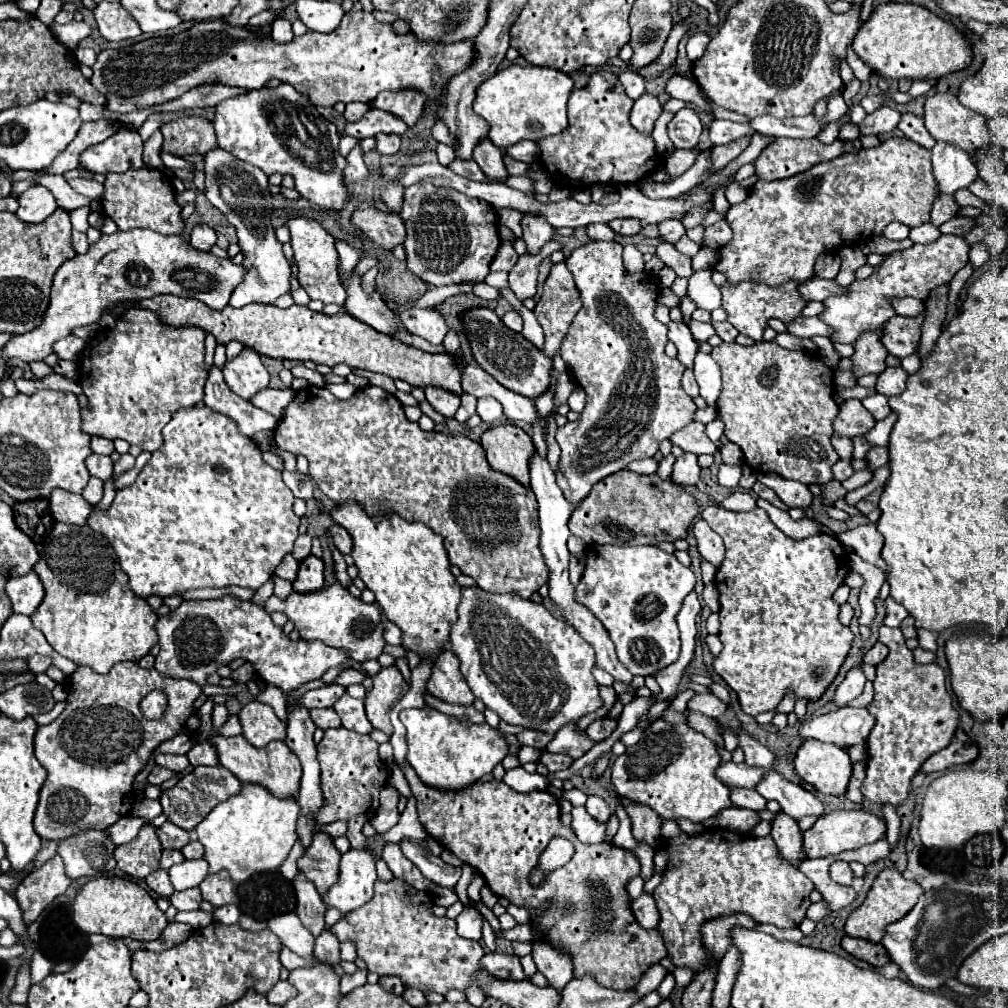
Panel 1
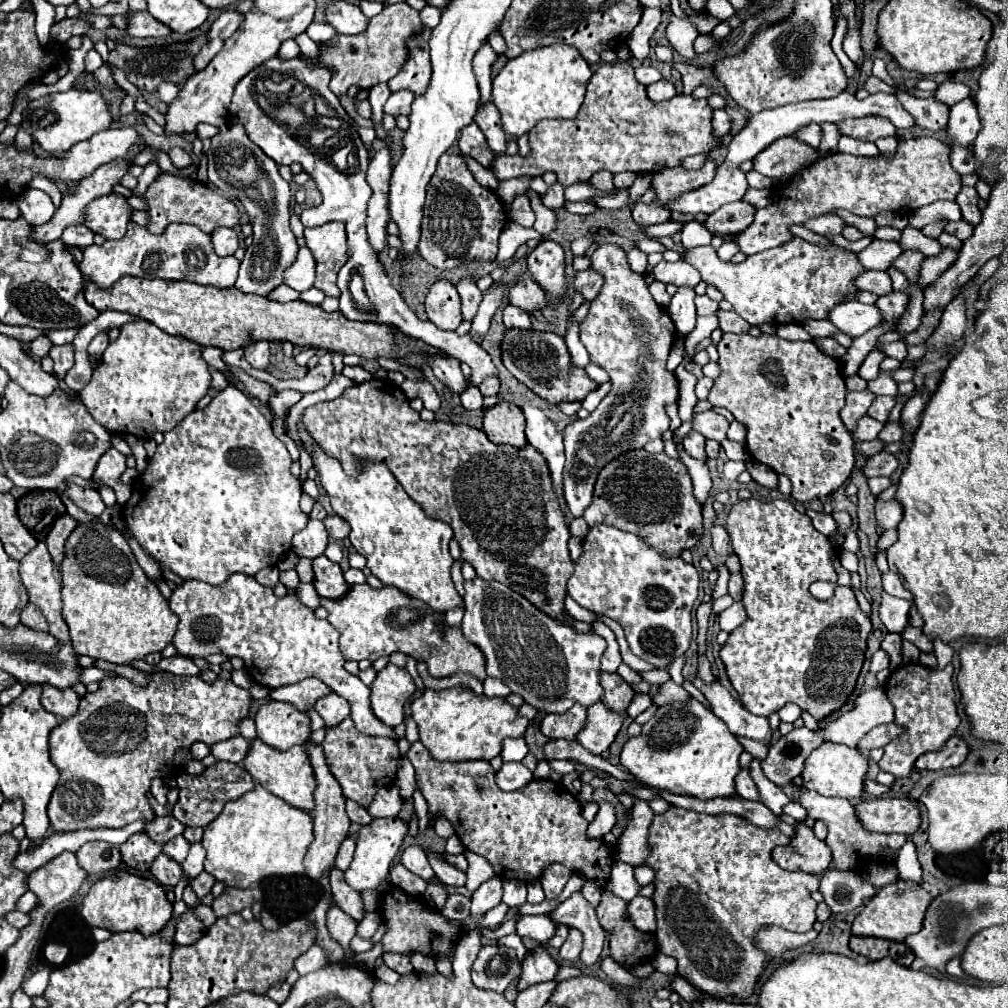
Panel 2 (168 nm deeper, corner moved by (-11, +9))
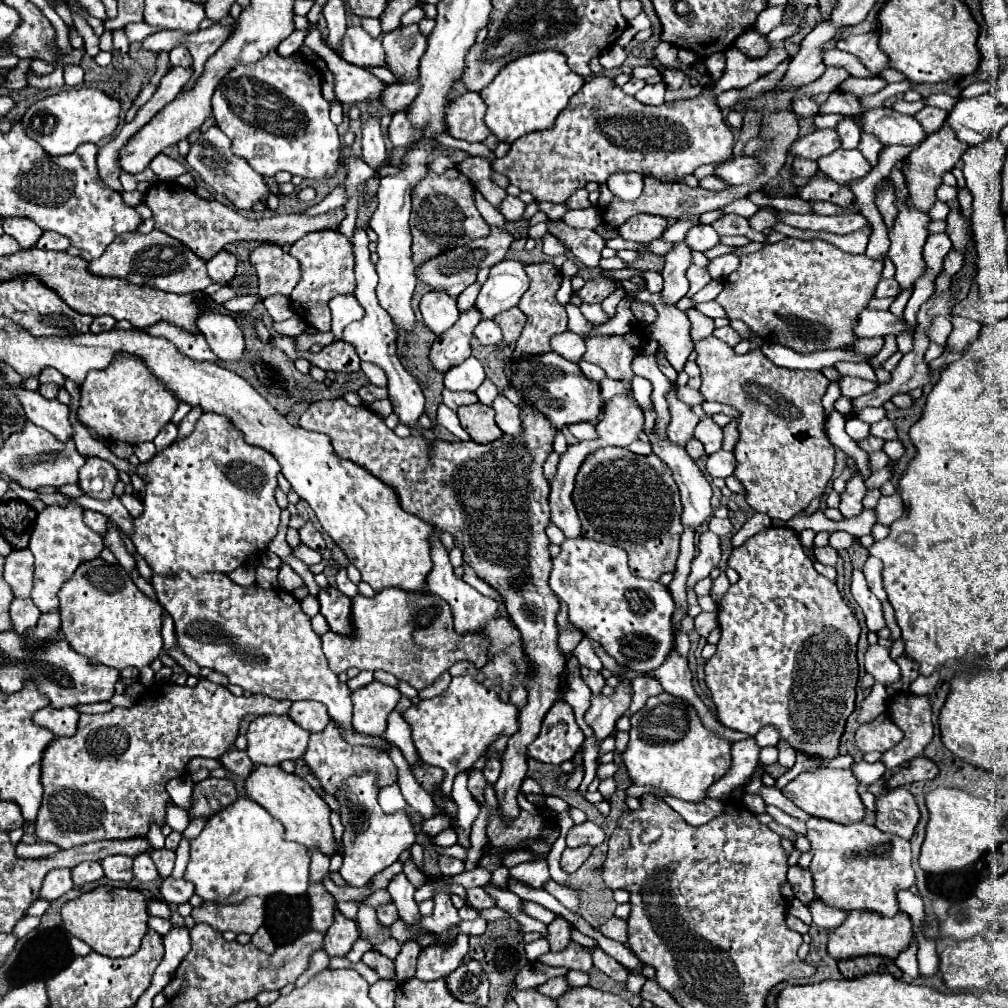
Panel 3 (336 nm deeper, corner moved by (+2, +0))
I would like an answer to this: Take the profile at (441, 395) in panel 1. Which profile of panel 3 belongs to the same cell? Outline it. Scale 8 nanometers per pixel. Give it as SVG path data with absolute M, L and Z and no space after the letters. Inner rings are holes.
M470 308L468 312L460 314L458 322L444 336L436 338L430 350L430 364L436 372L444 376L452 366L472 356L470 342L478 322L480 322L480 314L476 312L476 308Z

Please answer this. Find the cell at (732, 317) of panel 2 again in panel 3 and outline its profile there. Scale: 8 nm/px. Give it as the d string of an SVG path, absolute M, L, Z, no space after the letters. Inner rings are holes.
M724 326L724 328L716 328L714 330L714 336L716 338L720 338L720 340L724 340L726 344L730 344L730 346L736 346L742 338L738 336L738 332L732 328L732 326Z

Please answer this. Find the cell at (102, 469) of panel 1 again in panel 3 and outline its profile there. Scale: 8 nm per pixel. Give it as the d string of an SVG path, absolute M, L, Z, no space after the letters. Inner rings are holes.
M88 458L80 468L78 486L86 496L98 500L110 500L114 496L114 484L118 482L118 470L102 458Z

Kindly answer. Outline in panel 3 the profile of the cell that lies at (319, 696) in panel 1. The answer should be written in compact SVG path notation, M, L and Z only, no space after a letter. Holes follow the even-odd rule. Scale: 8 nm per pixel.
M202 678L194 688L190 686L156 685L152 687L151 694L146 700L136 700L136 704L132 704L130 708L120 708L116 706L114 710L106 712L106 714L82 714L78 720L78 730L76 736L64 736L64 738L54 738L42 756L42 786L44 786L44 798L42 798L42 806L38 810L38 818L36 818L36 836L42 842L52 842L60 848L72 848L78 844L88 844L88 842L96 842L96 840L122 840L122 838L134 838L134 836L146 836L150 822L158 822L158 826L164 824L164 812L166 812L166 802L170 800L168 792L166 792L166 782L172 778L178 778L186 772L186 764L190 758L194 756L204 756L204 758L220 758L226 750L230 750L234 746L232 742L232 732L236 734L240 728L240 720L248 714L248 712L256 712L256 716L262 714L288 714L288 708L292 706L290 700L274 700L270 696L262 696L262 694L254 694L250 698L246 696L234 696L226 686L218 686L206 678Z

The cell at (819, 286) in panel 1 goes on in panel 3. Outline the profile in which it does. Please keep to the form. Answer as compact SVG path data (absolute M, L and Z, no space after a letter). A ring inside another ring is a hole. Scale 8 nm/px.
M880 280L880 284L876 286L876 292L874 292L874 298L894 298L896 294L900 292L900 288L896 288L896 280Z

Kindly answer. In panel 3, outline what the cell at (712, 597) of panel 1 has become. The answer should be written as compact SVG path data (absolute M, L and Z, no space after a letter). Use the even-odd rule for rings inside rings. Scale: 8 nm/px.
M700 612L696 618L694 618L694 630L700 634L700 636L708 636L714 628L718 628L718 612Z

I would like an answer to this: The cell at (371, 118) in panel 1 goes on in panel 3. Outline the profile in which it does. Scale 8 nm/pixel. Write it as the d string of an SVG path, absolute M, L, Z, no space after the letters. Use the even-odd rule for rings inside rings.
M416 82L392 84L382 92L380 104L382 104L384 112L396 114L396 112L402 112L404 108L408 108L408 104L412 102L412 96L416 96Z

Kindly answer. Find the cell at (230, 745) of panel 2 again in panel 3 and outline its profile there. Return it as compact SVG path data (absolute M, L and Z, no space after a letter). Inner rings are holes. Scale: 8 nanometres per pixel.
M232 748L232 750L228 750L224 756L220 756L220 762L222 762L222 766L224 766L230 774L234 774L234 778L238 778L238 780L246 780L248 774L250 774L250 770L252 770L252 766L254 766L254 764L248 760L246 752L244 752L244 750L238 750L238 748Z

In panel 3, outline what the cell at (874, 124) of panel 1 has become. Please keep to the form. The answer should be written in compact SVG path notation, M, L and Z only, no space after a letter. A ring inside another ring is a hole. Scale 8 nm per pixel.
M818 128L816 132L806 134L798 142L794 142L790 146L790 152L794 156L818 160L820 156L828 156L830 152L834 152L838 148L840 148L840 136L838 136L836 128Z

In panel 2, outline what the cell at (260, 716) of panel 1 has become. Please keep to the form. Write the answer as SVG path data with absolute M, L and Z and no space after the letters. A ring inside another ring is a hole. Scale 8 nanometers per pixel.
M273 699L261 705L255 723L257 737L279 751L287 751L293 745L305 745L311 733L311 719L307 713Z

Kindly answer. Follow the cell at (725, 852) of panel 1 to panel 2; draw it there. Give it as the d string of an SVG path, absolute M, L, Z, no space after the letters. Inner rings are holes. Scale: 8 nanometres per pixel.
M671 805L665 813L655 815L649 827L651 855L643 865L655 871L655 915L657 947L661 953L677 959L677 973L697 987L707 997L739 997L753 995L753 987L769 963L769 957L755 947L755 935L763 925L777 925L787 931L809 931L815 923L817 903L811 899L811 891L819 889L819 877L803 871L785 871L773 859L771 853L781 843L791 843L777 827L765 829L739 815L707 815L695 813Z

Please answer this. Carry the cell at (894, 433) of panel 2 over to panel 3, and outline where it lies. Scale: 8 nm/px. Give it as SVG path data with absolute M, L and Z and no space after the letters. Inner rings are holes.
M888 418L872 424L870 426L870 434L876 436L876 438L882 438L882 440L896 440L896 428Z

